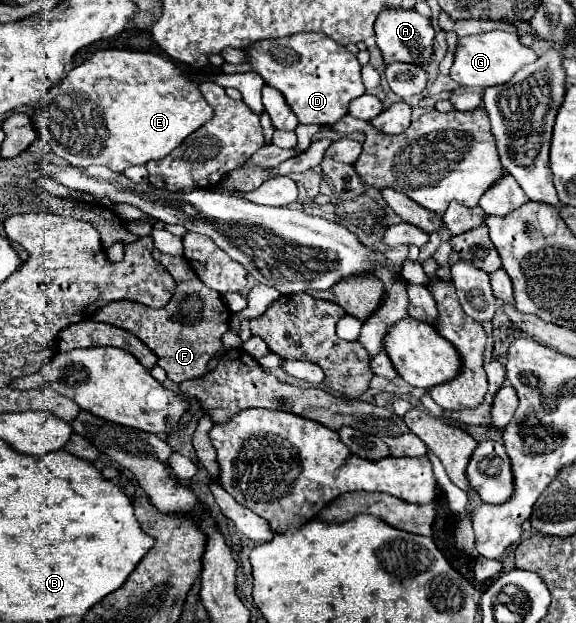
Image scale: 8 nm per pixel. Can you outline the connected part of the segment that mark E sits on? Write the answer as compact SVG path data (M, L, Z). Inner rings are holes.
M116 48L97 50L90 60L70 70L54 90L42 96L32 112L38 138L42 138L56 156L74 166L104 164L114 172L164 158L208 118L212 118L212 108L204 102L198 84L184 78L184 72L171 58L162 53Z

